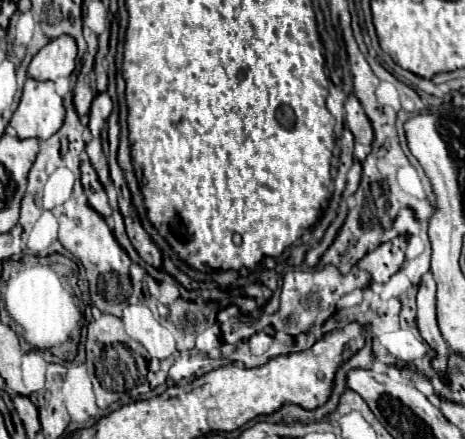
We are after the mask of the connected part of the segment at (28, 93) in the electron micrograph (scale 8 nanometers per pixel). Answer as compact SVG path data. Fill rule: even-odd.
M27 78L21 102L13 112L9 126L17 138L39 138L47 140L53 136L65 118L61 96L55 92L53 82L39 82Z

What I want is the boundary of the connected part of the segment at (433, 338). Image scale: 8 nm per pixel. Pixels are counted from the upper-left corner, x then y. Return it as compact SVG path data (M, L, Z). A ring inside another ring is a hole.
M427 272L419 284L419 294L417 294L417 326L421 330L423 340L437 352L437 356L433 358L433 368L437 368L439 374L443 374L447 368L449 346L443 340L437 326L437 318L435 318L436 292L436 282L433 282L431 272Z

